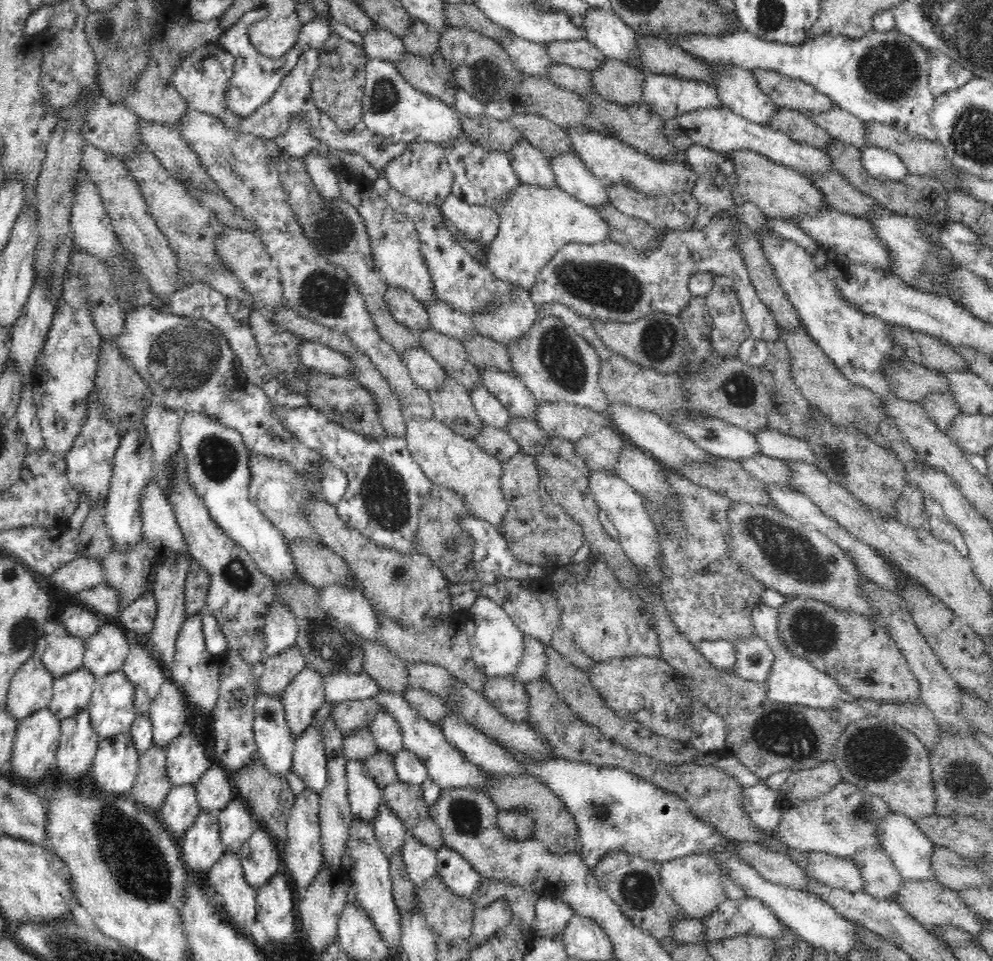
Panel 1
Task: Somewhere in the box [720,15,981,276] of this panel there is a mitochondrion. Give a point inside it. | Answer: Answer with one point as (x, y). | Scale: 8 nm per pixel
(889, 71)

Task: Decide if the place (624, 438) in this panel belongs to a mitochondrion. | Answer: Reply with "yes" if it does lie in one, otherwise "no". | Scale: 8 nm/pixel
no

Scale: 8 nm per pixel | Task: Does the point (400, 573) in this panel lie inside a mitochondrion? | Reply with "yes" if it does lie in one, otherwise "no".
yes

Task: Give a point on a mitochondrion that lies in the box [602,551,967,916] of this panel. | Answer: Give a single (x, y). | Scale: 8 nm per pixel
(873, 752)

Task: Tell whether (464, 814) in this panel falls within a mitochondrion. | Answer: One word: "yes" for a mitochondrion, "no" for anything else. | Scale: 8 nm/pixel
yes

